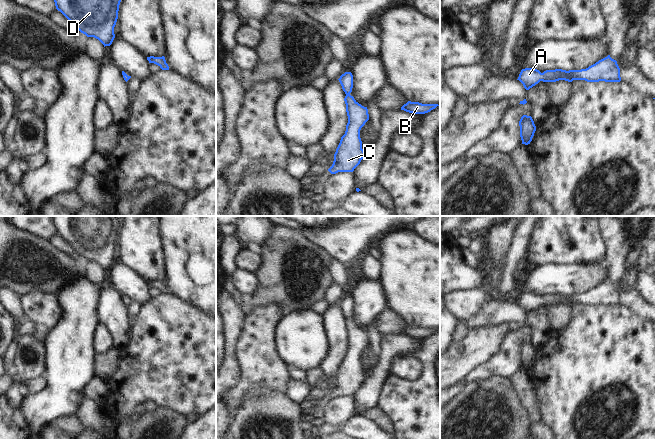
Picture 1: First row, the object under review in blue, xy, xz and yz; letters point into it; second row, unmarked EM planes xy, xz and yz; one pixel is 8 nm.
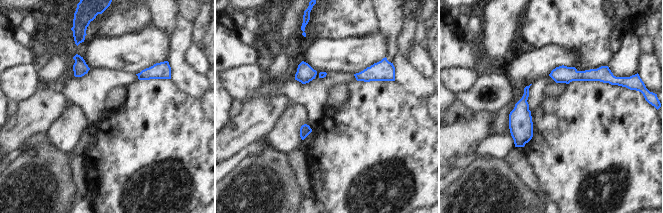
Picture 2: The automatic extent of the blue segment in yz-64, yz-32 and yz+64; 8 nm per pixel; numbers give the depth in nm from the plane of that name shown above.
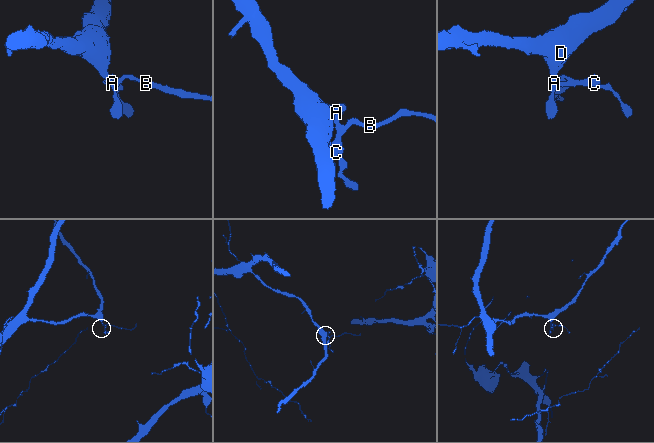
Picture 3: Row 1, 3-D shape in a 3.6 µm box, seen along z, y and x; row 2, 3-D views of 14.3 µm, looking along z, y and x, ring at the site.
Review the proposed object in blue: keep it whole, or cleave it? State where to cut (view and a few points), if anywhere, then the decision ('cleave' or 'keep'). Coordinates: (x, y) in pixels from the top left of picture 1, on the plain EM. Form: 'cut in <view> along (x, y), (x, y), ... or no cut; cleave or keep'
no cut; keep

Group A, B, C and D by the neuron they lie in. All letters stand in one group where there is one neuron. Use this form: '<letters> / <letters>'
A B C D

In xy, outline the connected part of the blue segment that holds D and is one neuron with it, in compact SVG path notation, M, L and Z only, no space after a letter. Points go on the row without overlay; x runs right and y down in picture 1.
M53 216L56 233L81 257L110 270L115 262L120 216Z

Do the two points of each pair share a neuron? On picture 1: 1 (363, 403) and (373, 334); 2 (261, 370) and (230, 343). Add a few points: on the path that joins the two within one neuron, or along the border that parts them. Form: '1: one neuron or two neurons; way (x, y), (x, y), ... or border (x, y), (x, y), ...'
1: two neurons; border (380, 333), (380, 354), (378, 356)
2: two neurons; border (243, 326), (234, 353), (234, 359), (239, 371)

